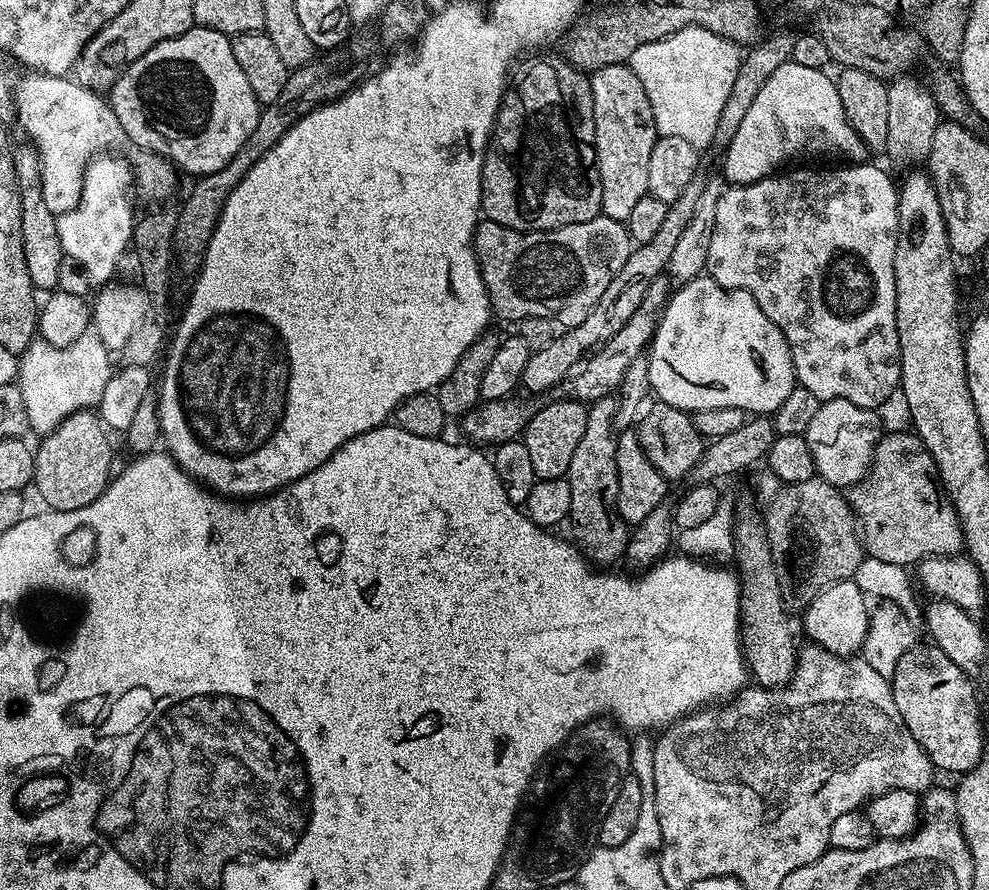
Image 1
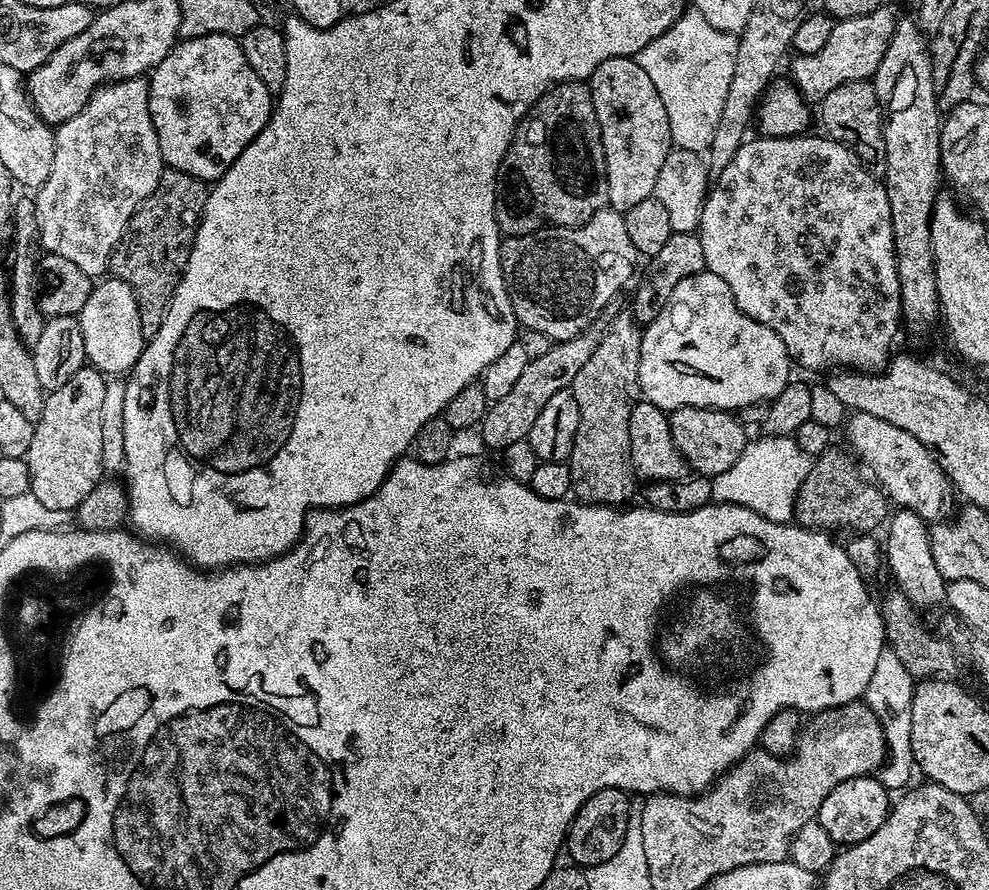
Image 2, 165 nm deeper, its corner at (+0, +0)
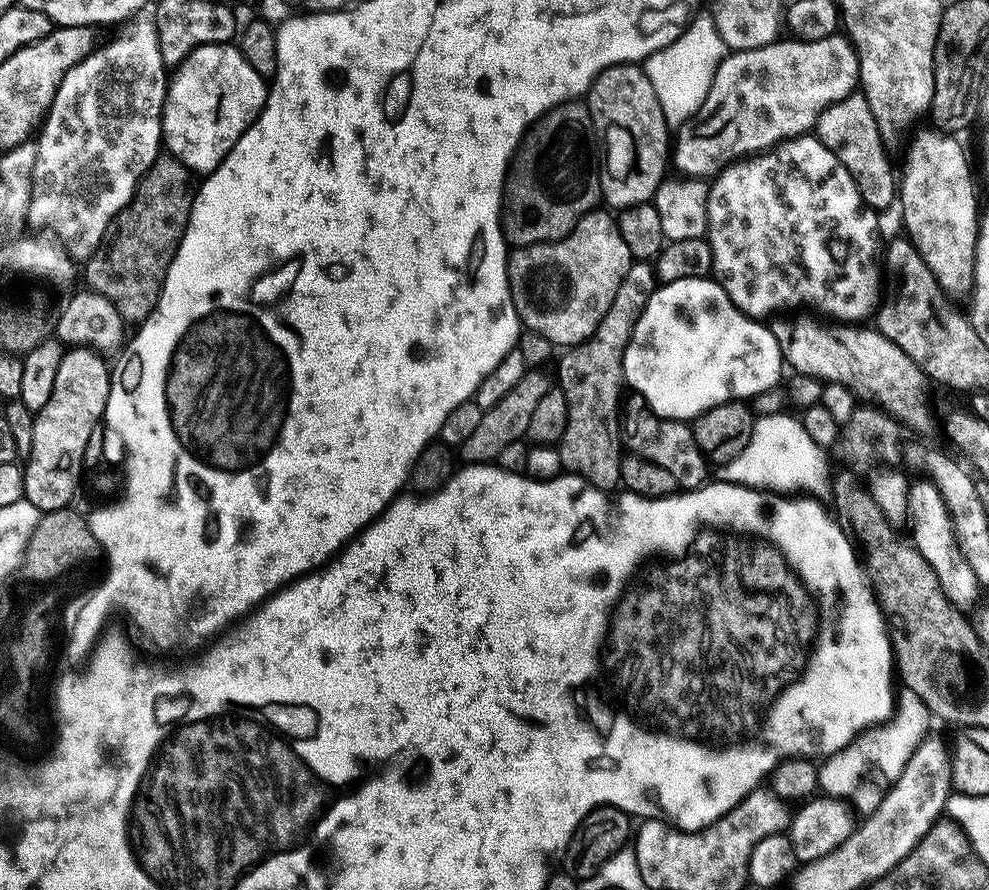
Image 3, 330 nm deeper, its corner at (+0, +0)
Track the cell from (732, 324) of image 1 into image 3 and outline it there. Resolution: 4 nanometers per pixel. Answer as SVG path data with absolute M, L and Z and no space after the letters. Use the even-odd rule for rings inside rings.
M682 278L681 280L669 280L661 283L656 291L648 297L648 304L644 308L644 313L638 317L635 326L632 328L632 336L628 339L628 345L624 347L622 353L622 376L628 384L639 395L643 396L648 407L658 416L664 416L667 420L683 420L691 421L693 418L705 412L708 408L713 408L719 404L724 404L728 400L747 401L753 396L762 394L762 390L770 390L777 387L781 383L780 380L780 364L782 368L782 344L776 336L767 328L767 323L761 322L759 319L746 315L739 308L734 306L734 302L724 292L724 287L712 278L701 278L691 280L690 278Z

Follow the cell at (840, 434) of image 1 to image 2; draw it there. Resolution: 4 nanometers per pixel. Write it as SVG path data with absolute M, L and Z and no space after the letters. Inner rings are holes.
M852 412L843 425L843 432L848 439L847 447L860 455L861 462L873 472L875 483L884 489L893 505L908 508L926 522L943 521L953 511L954 489L948 483L948 475L940 468L932 452L914 438L914 434L906 434L906 430L898 430L898 426L882 422L882 418L874 418L874 414L865 412Z

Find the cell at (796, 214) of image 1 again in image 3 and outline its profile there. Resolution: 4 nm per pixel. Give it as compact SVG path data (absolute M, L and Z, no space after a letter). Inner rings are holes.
M812 134L785 140L769 151L730 164L711 181L706 239L712 246L712 271L734 306L753 318L768 318L764 316L771 312L809 304L836 322L863 321L863 316L877 311L882 300L876 269L876 216L865 205L846 166L821 140Z

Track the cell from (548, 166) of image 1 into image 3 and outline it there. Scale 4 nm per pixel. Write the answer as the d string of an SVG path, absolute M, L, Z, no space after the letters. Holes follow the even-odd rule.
M584 102L559 104L524 133L508 165L500 209L500 229L512 248L564 240L576 223L601 203L600 173L588 153L591 144L594 144L592 115Z

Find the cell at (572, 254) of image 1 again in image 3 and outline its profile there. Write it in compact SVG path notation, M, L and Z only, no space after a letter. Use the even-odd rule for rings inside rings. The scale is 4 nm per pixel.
M607 211L587 212L564 240L549 244L531 244L525 248L512 248L508 253L508 289L520 316L521 325L529 332L542 334L554 346L571 346L589 340L602 322L610 302L614 300L622 278L634 263L626 242L618 230L615 219Z

